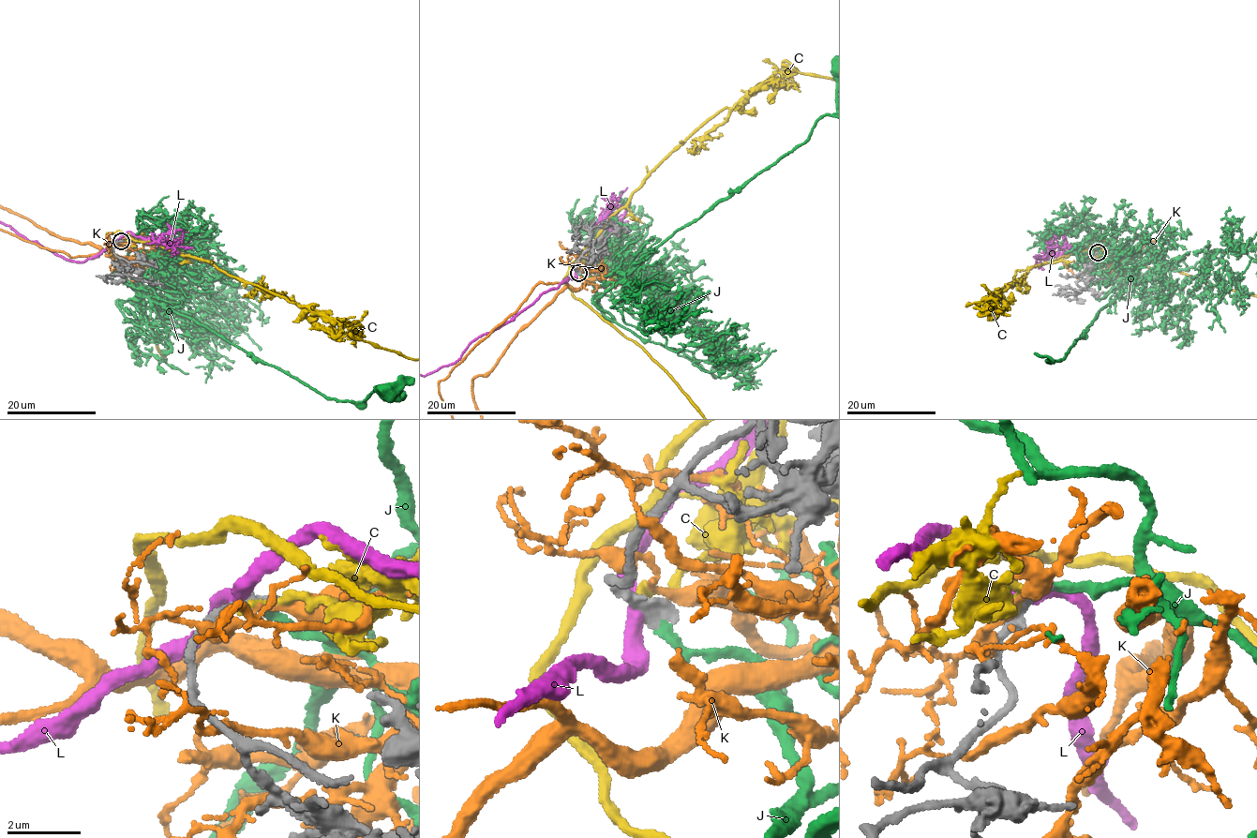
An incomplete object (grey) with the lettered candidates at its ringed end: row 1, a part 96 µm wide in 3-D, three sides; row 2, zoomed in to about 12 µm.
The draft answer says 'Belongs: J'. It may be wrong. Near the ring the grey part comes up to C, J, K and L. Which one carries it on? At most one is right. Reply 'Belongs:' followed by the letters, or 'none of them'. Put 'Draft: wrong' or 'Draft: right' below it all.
Belongs: J
Draft: right

